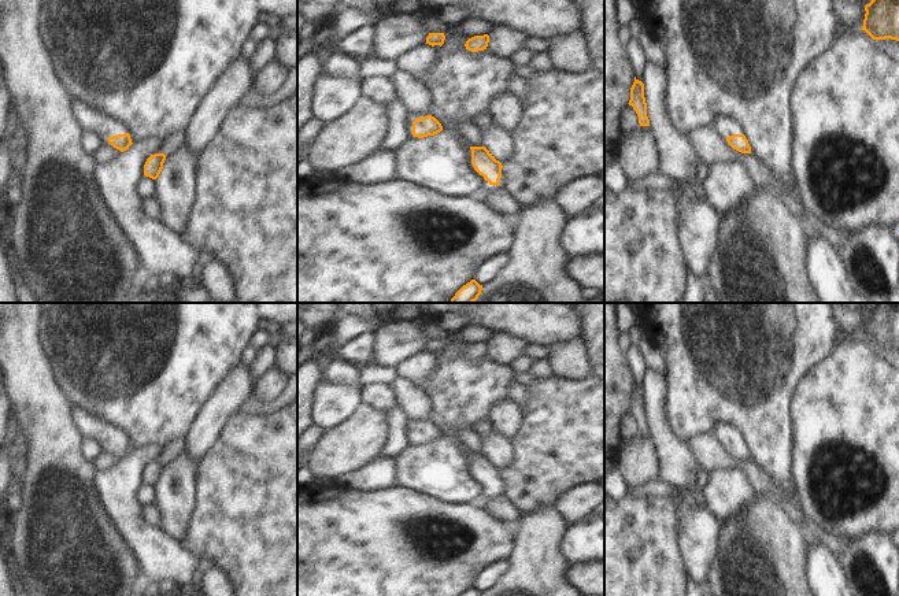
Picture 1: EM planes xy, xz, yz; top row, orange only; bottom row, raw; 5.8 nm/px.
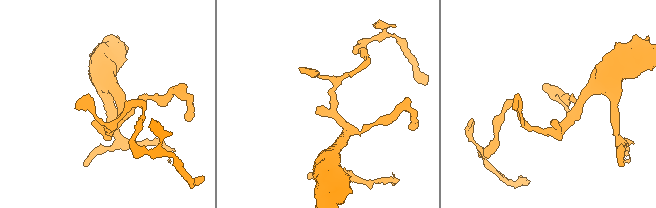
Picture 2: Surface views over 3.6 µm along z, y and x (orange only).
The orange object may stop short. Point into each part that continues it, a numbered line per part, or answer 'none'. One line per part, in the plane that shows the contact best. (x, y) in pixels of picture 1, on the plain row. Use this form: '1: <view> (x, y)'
1: xy (91, 425)

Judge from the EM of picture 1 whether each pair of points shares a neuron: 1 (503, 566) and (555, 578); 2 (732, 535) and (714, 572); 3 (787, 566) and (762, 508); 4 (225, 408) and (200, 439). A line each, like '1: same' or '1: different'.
1: different
2: same
3: same
4: same

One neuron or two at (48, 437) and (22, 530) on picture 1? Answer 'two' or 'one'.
one

